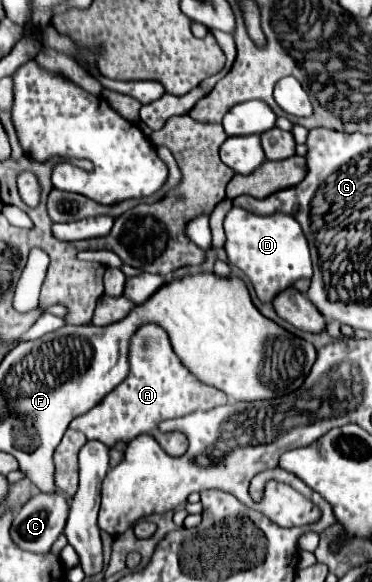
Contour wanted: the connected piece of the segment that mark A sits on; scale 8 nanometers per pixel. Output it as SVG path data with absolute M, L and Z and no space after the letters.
M143 325L131 339L129 353L131 371L127 379L117 385L101 403L97 403L91 411L75 417L71 421L71 429L85 433L87 439L99 439L107 447L147 433L157 437L157 425L165 419L175 419L189 415L193 411L207 411L217 405L227 403L227 395L215 387L203 385L173 353L167 333L157 325Z

